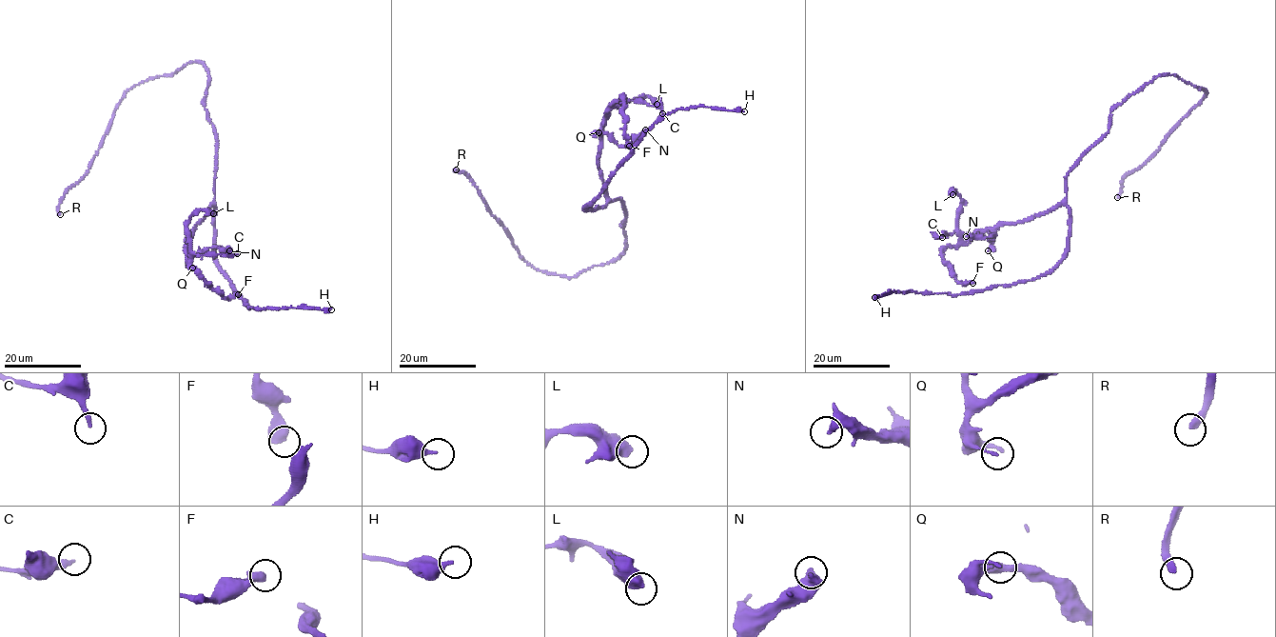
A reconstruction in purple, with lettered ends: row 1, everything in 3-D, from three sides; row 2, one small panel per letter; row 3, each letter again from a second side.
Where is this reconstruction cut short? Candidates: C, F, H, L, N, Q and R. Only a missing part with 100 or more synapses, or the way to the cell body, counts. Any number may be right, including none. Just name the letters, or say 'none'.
R

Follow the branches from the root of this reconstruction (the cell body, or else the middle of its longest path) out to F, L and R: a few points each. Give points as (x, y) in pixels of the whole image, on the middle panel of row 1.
F: (625, 219), (621, 200), (610, 202), (598, 160), (604, 118), (620, 97), (623, 102), (624, 138), (629, 146)
L: (625, 219), (621, 200), (610, 202), (600, 171), (604, 118), (608, 109), (626, 99), (648, 96), (657, 104)
R: (625, 219), (627, 246), (616, 259), (574, 277), (544, 273), (523, 259), (474, 183), (456, 169)

